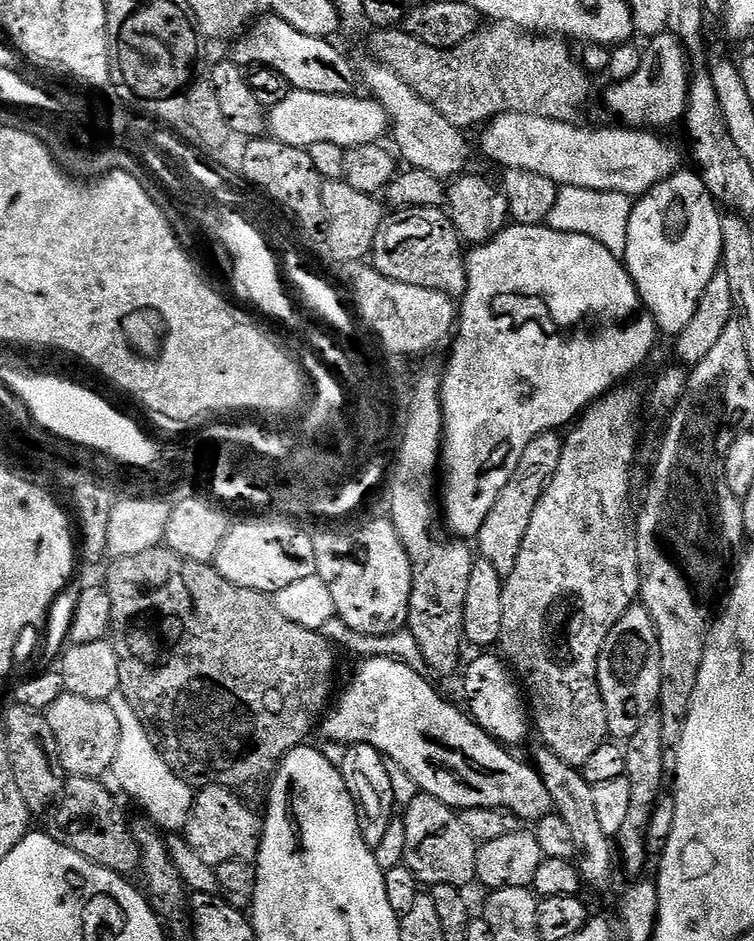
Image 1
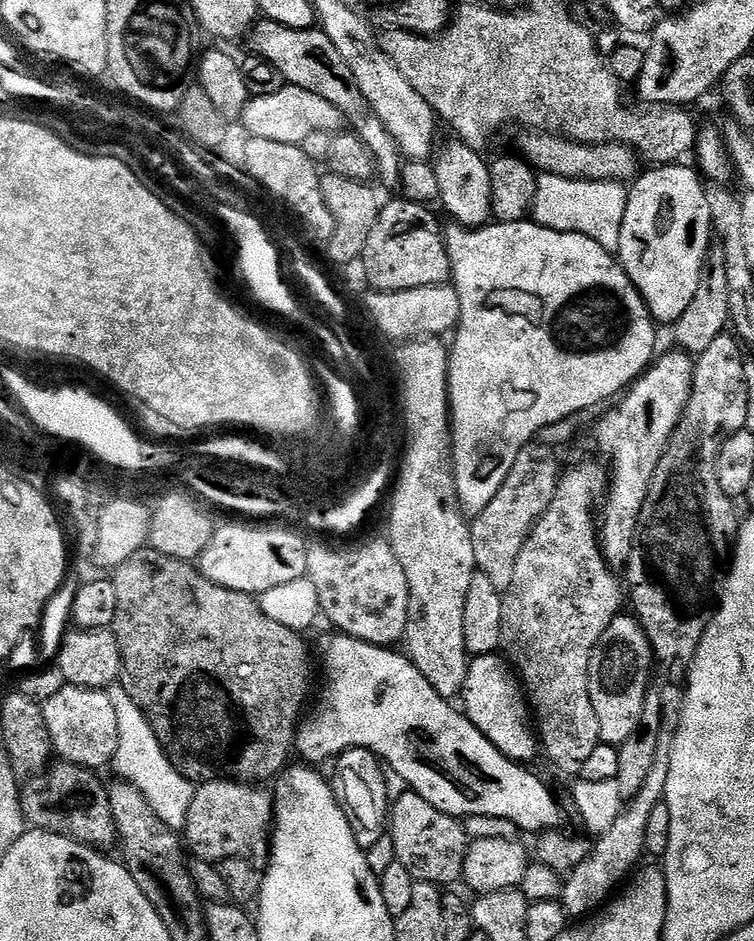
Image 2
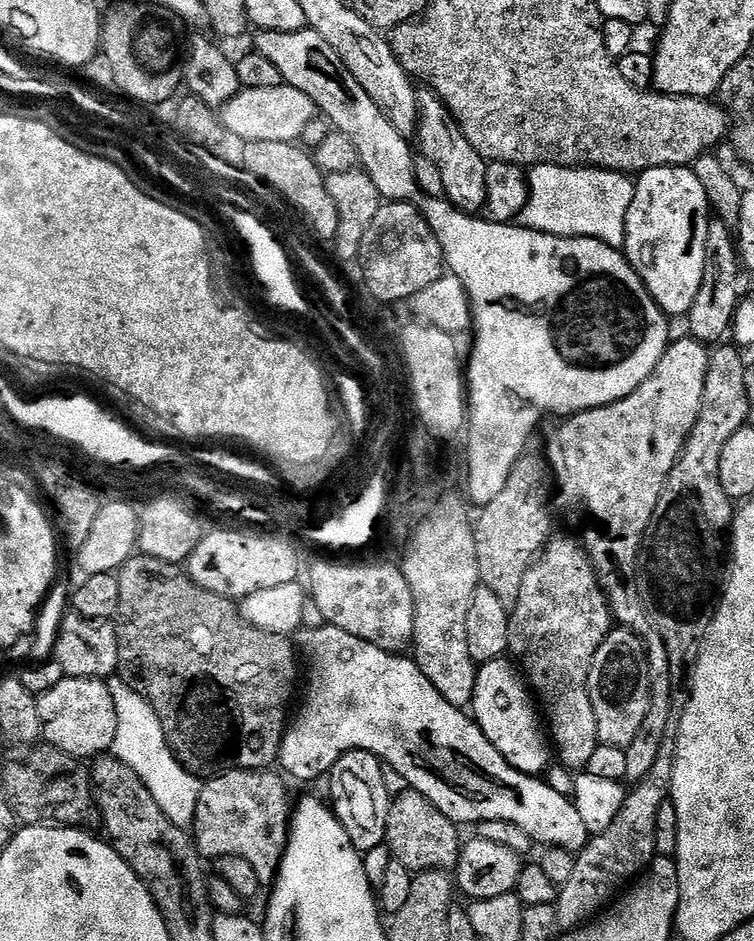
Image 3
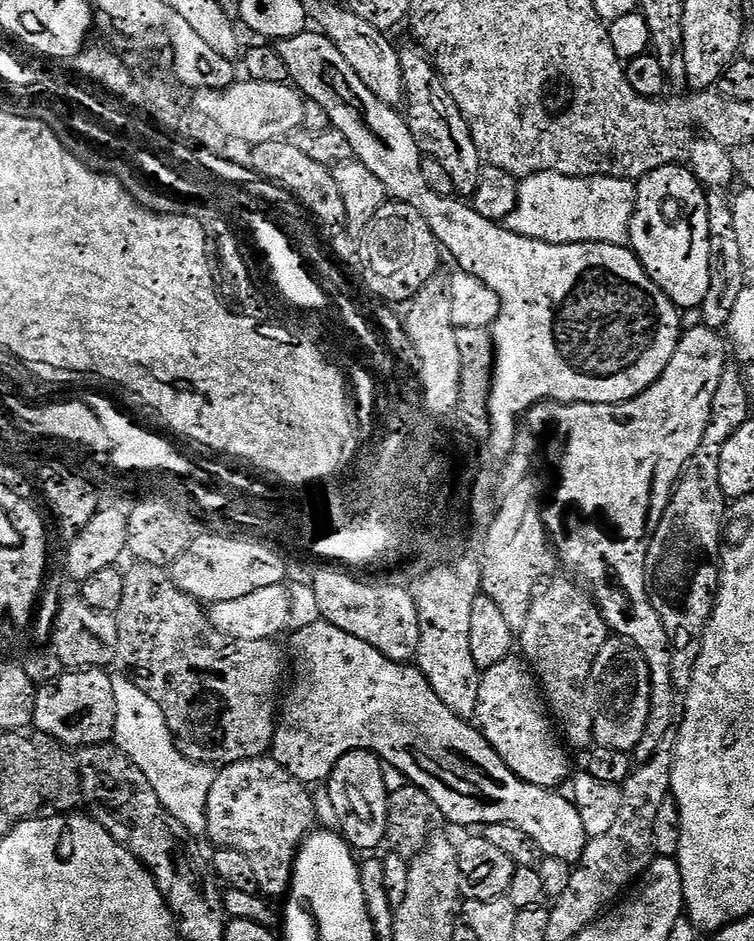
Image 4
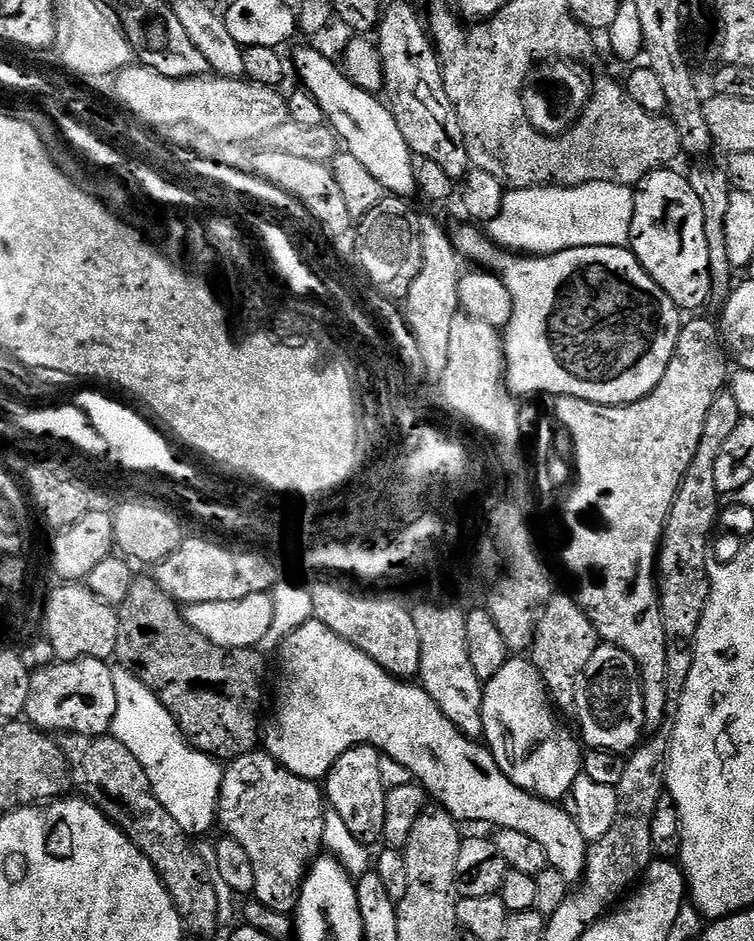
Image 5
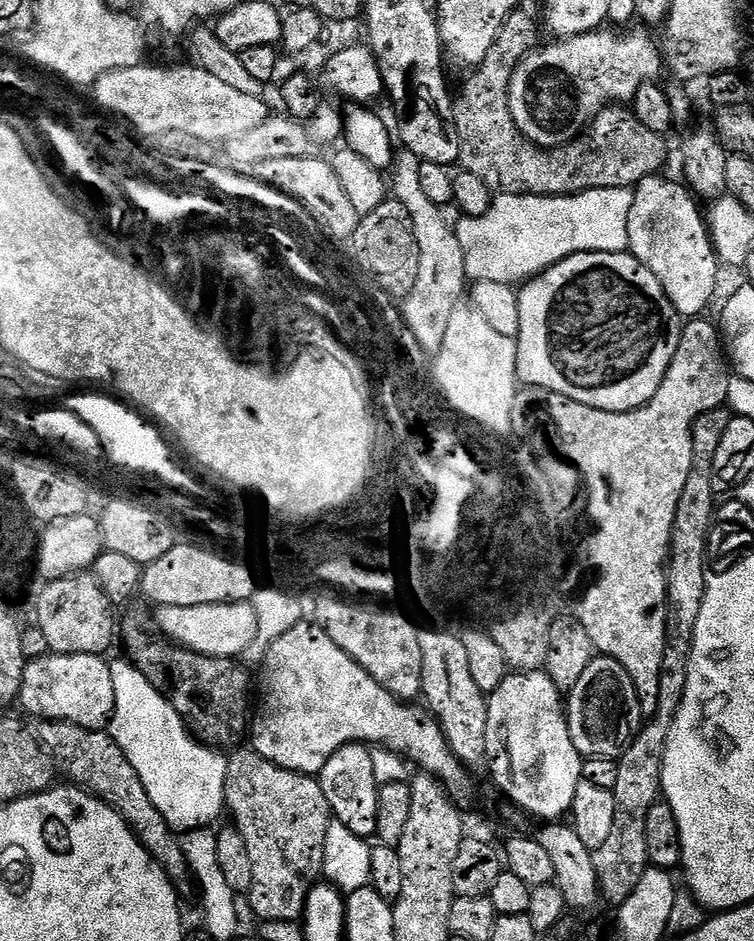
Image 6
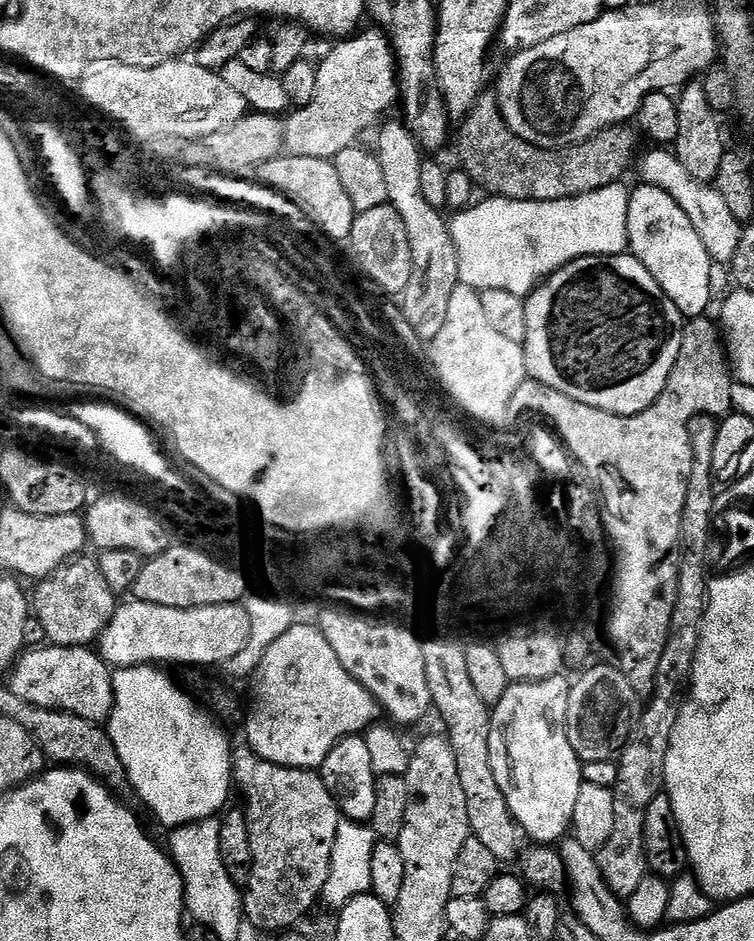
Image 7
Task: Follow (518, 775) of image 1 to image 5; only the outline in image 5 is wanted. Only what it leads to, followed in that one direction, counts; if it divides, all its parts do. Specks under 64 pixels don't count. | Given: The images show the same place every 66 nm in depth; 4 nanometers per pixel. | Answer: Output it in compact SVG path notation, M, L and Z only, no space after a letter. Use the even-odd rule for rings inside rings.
M315 618L298 626L281 641L278 656L280 685L276 688L276 709L263 725L262 748L286 770L307 780L320 782L327 777L336 759L346 754L346 750L355 748L357 744L369 744L387 759L389 756L394 763L401 764L412 775L409 777L431 799L433 796L434 799L441 800L436 802L442 805L443 811L453 820L481 820L484 824L496 824L497 829L518 830L518 834L526 834L542 845L549 865L556 868L558 874L562 874L567 884L576 886L583 880L590 844L582 838L582 830L578 830L575 815L568 810L563 812L559 803L542 800L514 786L514 782L510 782L510 778L502 774L487 747L464 736L454 726L454 722L450 722L450 718L442 714L434 698L430 698L430 694L419 683L393 676L391 672L378 666L374 658L358 650L358 646L346 642L346 638L334 634L330 626Z

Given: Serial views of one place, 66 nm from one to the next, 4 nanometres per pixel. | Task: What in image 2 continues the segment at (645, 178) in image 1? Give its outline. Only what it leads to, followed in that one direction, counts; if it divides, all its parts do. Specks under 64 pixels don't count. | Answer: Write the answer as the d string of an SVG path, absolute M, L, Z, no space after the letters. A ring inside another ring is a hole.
M532 130L521 138L520 148L523 159L533 168L550 176L561 176L571 180L632 182L638 175L637 153L624 144L575 144L573 140L565 140L563 136Z

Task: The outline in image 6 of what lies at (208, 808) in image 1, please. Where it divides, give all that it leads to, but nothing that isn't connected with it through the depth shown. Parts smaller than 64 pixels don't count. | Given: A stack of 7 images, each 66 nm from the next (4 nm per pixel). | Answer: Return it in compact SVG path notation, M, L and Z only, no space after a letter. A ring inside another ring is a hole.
M244 746L227 757L226 790L224 803L232 811L231 823L246 841L246 850L254 869L254 882L246 894L246 900L257 916L257 921L290 922L299 921L304 914L304 903L324 876L324 855L326 854L326 832L334 822L330 802L322 794L322 786L316 776L302 776L291 772Z

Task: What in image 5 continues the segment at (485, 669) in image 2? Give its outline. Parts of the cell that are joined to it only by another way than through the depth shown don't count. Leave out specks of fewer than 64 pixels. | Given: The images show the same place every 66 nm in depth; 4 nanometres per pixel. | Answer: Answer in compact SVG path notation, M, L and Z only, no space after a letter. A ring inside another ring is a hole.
M512 656L498 674L486 681L483 690L483 739L502 774L532 796L563 801L563 796L565 799L571 793L574 782L582 774L582 748L573 733L572 737L556 725L557 713L542 674L529 659Z

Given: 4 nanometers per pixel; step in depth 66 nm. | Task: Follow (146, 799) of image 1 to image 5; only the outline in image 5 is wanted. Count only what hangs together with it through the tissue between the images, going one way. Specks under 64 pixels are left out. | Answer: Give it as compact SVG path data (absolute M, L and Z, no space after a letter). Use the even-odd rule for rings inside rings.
M116 666L112 668L112 677L118 706L110 729L111 735L122 742L130 754L134 754L146 772L146 778L150 778L150 786L158 802L162 802L166 814L178 822L183 832L197 838L203 832L210 831L216 824L216 807L224 768L213 757L188 745L166 706L162 706L159 698L142 681L134 678L134 674Z

